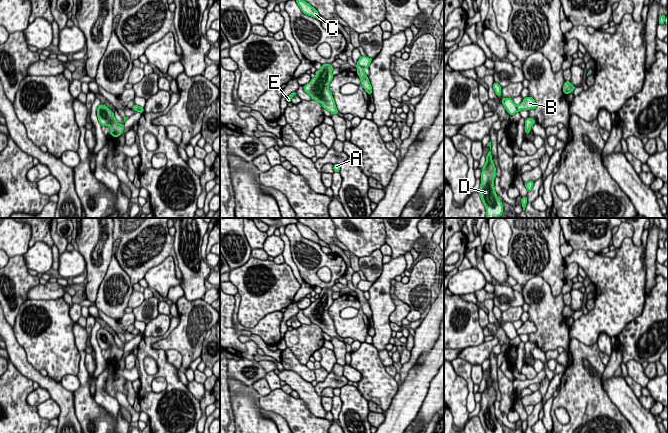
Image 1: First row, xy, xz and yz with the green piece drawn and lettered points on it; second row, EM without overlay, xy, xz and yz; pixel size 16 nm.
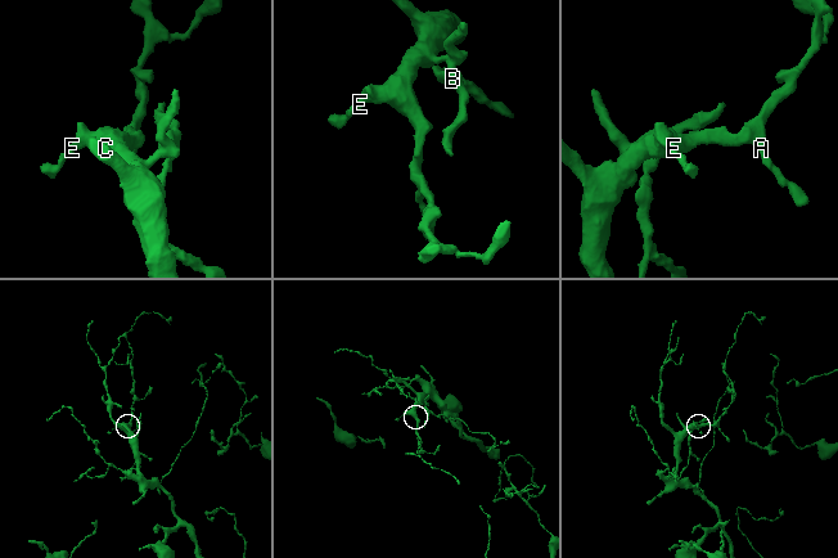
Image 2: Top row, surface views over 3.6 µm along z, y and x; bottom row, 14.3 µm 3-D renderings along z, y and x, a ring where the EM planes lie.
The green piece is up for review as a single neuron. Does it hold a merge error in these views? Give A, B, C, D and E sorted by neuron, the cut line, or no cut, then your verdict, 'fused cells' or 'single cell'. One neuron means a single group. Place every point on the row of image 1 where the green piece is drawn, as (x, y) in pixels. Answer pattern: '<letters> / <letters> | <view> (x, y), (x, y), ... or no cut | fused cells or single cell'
A C D E / B | xz (357, 64), (364, 68) | fused cells

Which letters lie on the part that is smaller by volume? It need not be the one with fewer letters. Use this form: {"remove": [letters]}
{"remove": ["B"]}

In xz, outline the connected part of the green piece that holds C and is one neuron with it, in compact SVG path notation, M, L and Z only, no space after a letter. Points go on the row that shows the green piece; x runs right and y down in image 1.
M296 0L298 6L300 7L301 11L311 17L314 17L316 19L319 20L319 16L320 14L318 13L318 11L312 7L309 3L307 3L304 0Z

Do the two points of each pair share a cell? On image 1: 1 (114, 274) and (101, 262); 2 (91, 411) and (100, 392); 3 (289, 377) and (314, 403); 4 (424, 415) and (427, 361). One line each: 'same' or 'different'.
1: different
2: different
3: same
4: different

